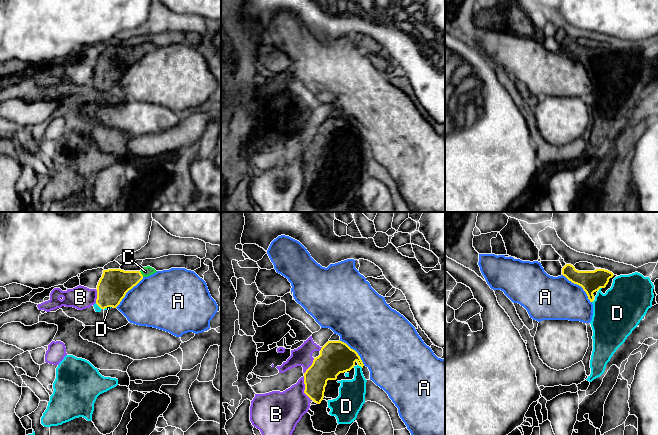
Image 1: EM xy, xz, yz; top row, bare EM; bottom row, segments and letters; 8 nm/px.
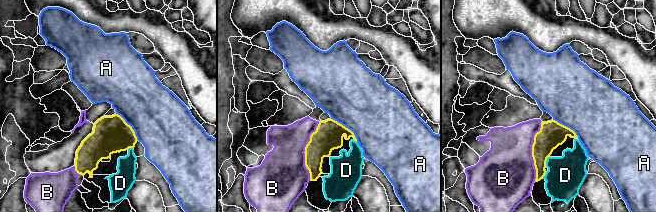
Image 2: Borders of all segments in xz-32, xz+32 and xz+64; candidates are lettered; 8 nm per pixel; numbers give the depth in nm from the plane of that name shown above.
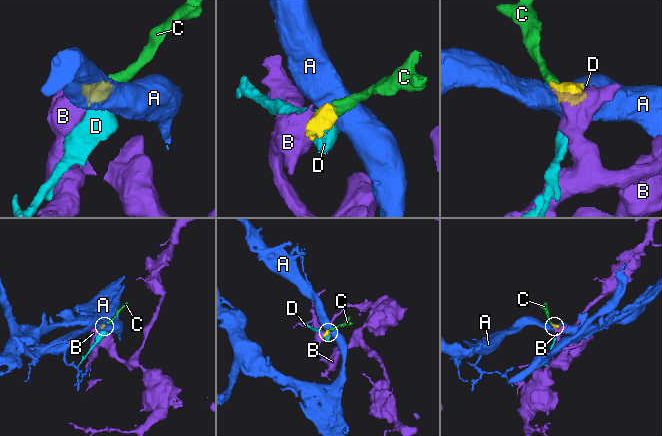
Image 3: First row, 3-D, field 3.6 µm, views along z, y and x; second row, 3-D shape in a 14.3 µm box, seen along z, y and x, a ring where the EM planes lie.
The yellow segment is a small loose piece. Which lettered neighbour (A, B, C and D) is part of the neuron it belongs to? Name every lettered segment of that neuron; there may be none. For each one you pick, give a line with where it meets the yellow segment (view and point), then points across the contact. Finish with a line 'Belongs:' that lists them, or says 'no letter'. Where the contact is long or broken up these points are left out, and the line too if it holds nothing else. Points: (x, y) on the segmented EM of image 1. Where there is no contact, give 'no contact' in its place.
C: xy (141, 274) | across xy (114, 284), (141, 274), (145, 271)
D: xz (360, 365)
Belongs: C, D

